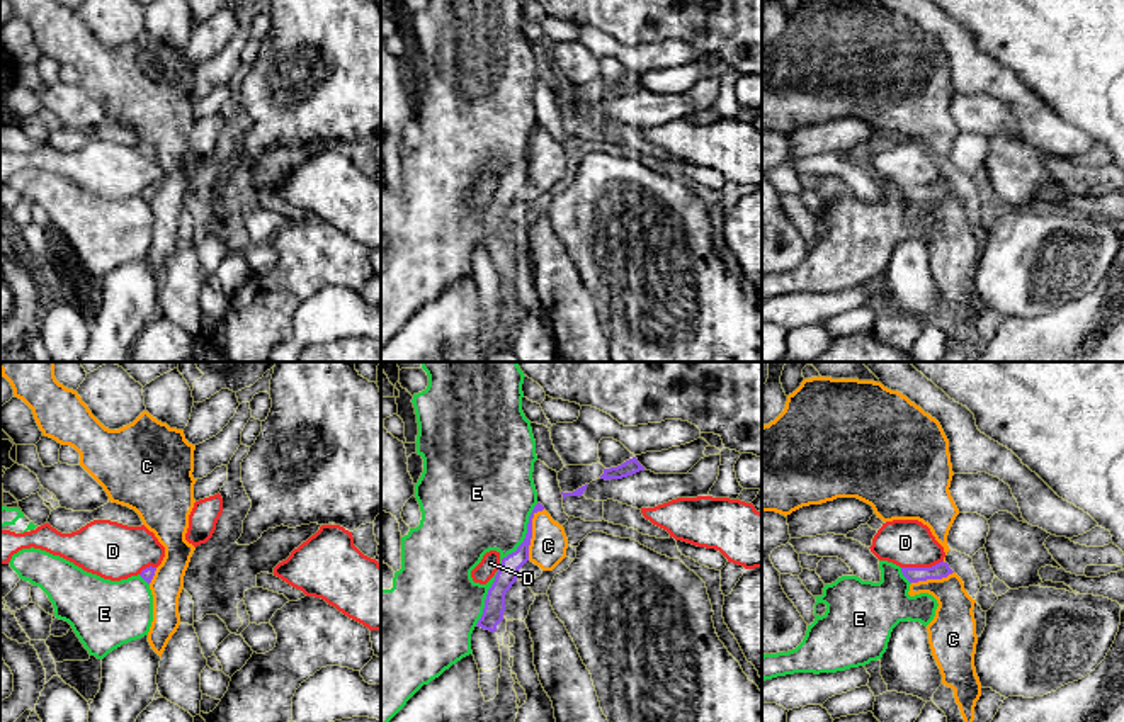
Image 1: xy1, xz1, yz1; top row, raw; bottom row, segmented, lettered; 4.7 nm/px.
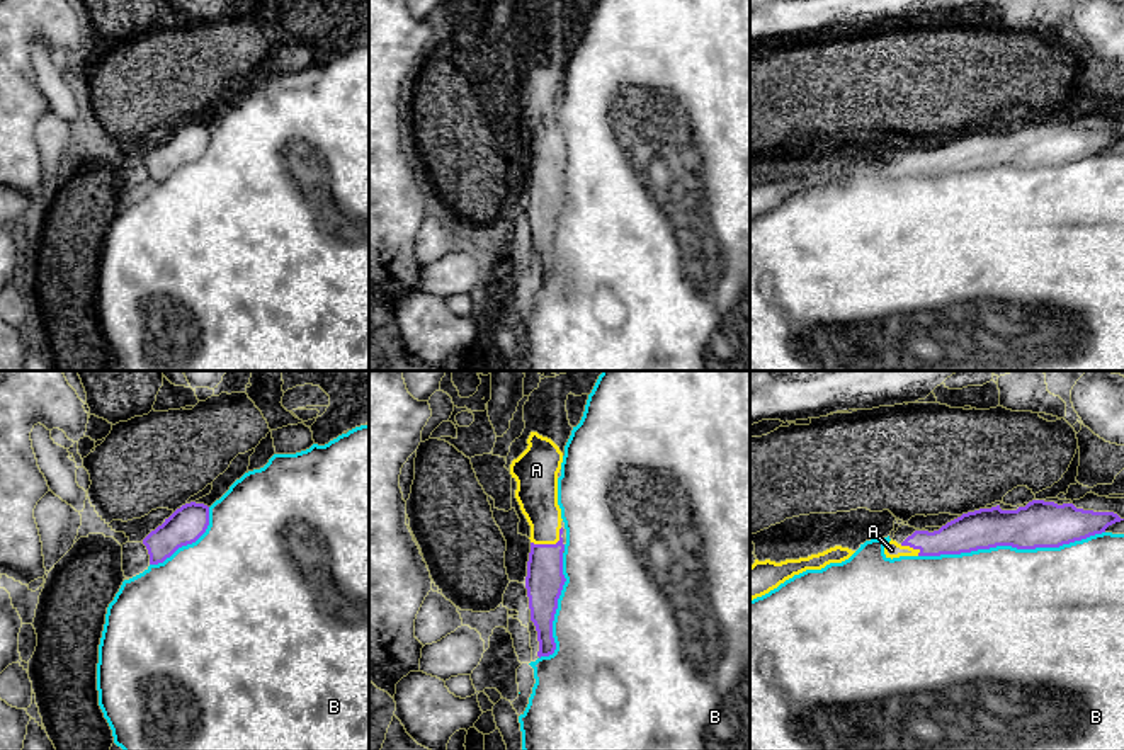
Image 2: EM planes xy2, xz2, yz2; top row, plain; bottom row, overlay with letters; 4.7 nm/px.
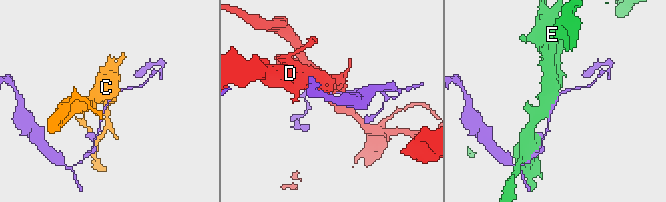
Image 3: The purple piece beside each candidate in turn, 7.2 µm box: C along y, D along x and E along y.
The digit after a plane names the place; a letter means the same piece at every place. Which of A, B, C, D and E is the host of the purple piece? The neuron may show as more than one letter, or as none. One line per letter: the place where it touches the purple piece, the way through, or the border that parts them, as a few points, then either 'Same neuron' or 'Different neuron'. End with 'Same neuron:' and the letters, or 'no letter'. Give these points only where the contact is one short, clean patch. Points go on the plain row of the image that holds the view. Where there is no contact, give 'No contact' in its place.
A: Touches purple at xz2 (550, 164). Path across: xz2 (544, 199), (544, 179), (550, 164), (536, 113). Same neuron
B: Touches purple at yz2 (1010, 164). Different neuron
C: Touches purple at xz1 (531, 153). Boundary: xz1 (543, 128), (533, 138), (527, 179). Different neuron
D: Touches purple at yz1 (922, 187). Different neuron
E: Touches purple at xz1 (526, 155). Different neuron
Same neuron: A

